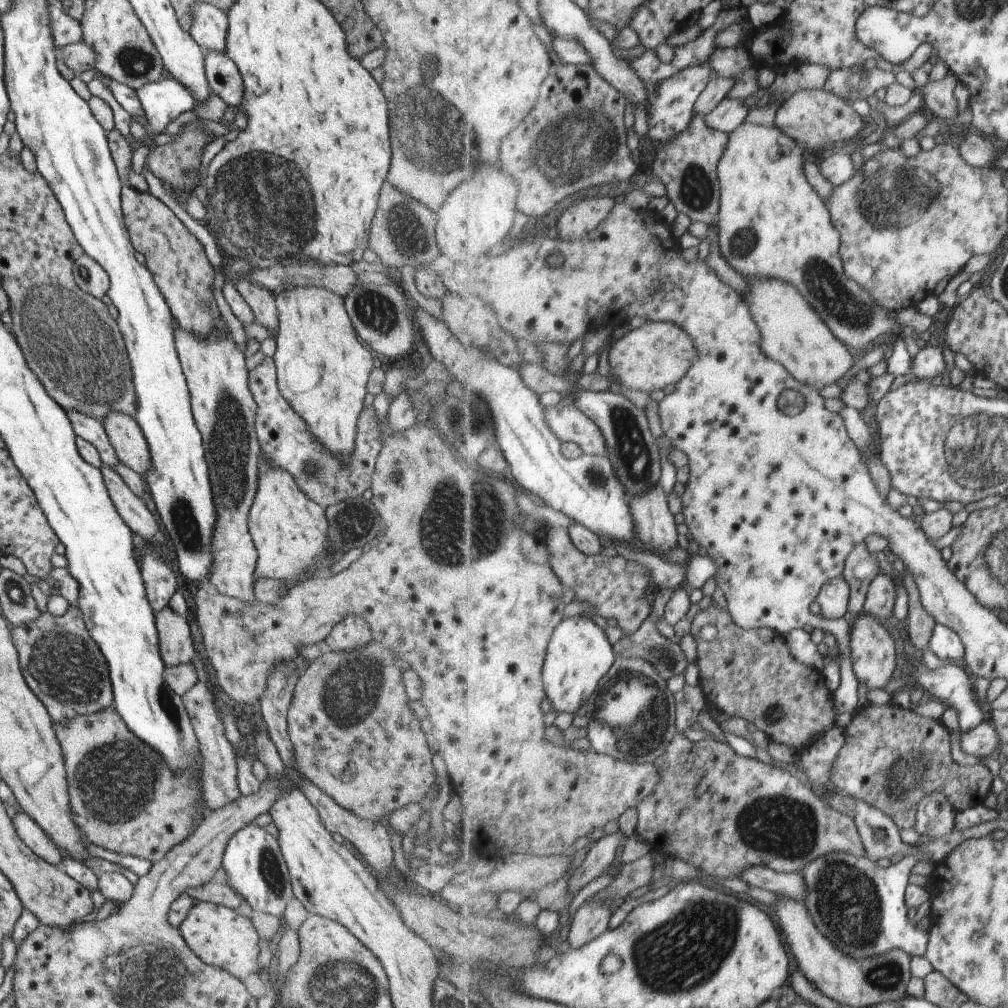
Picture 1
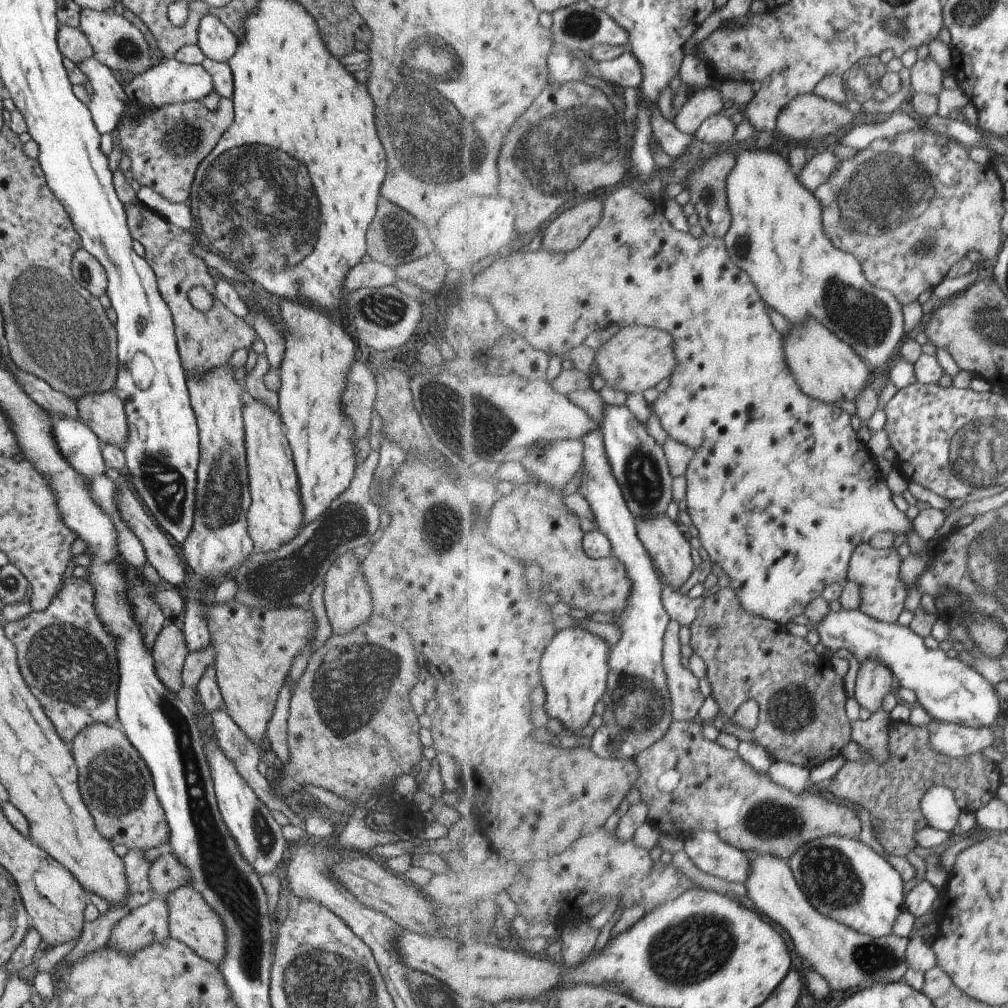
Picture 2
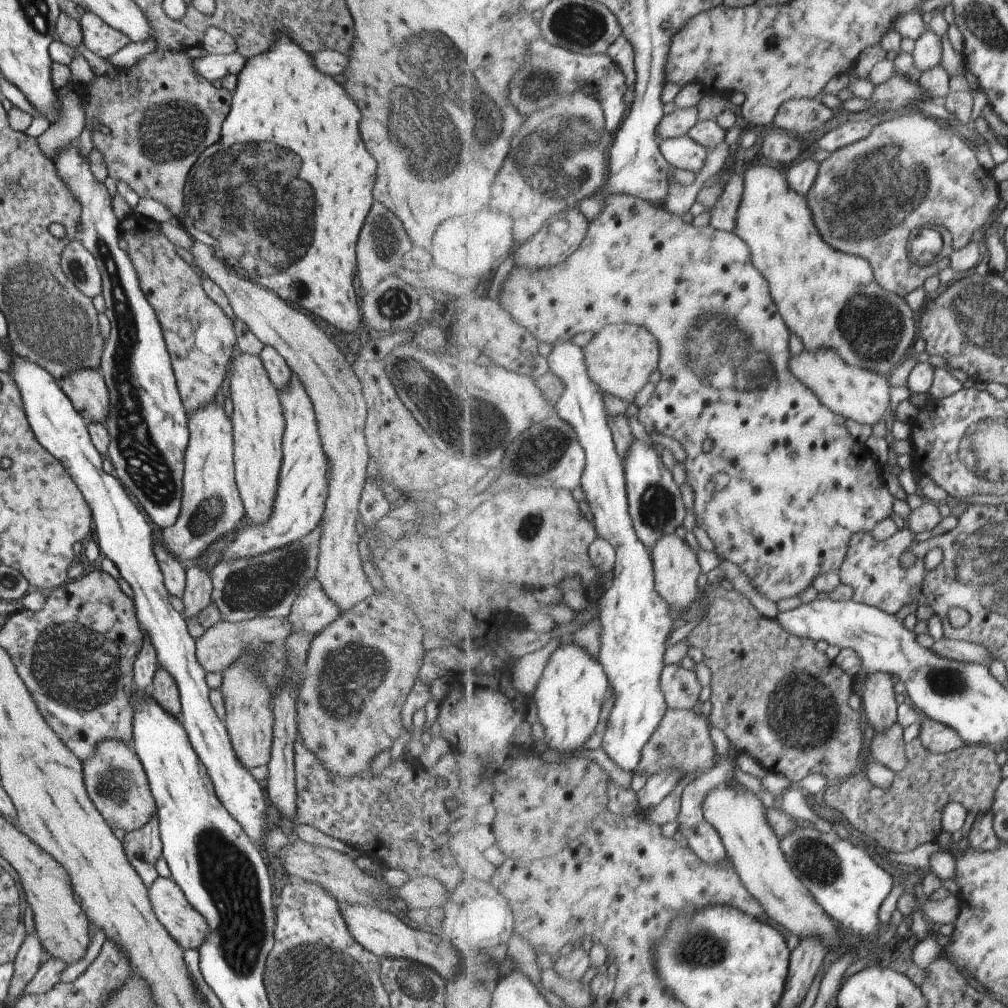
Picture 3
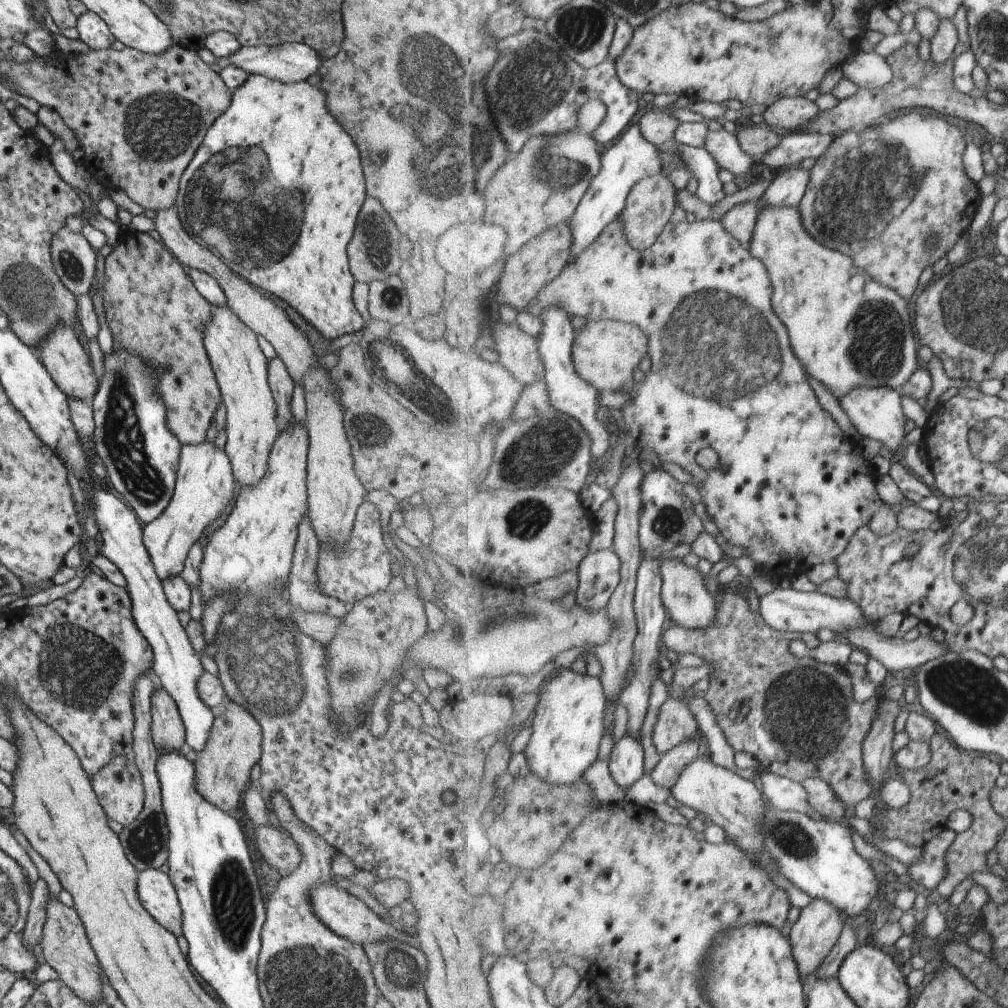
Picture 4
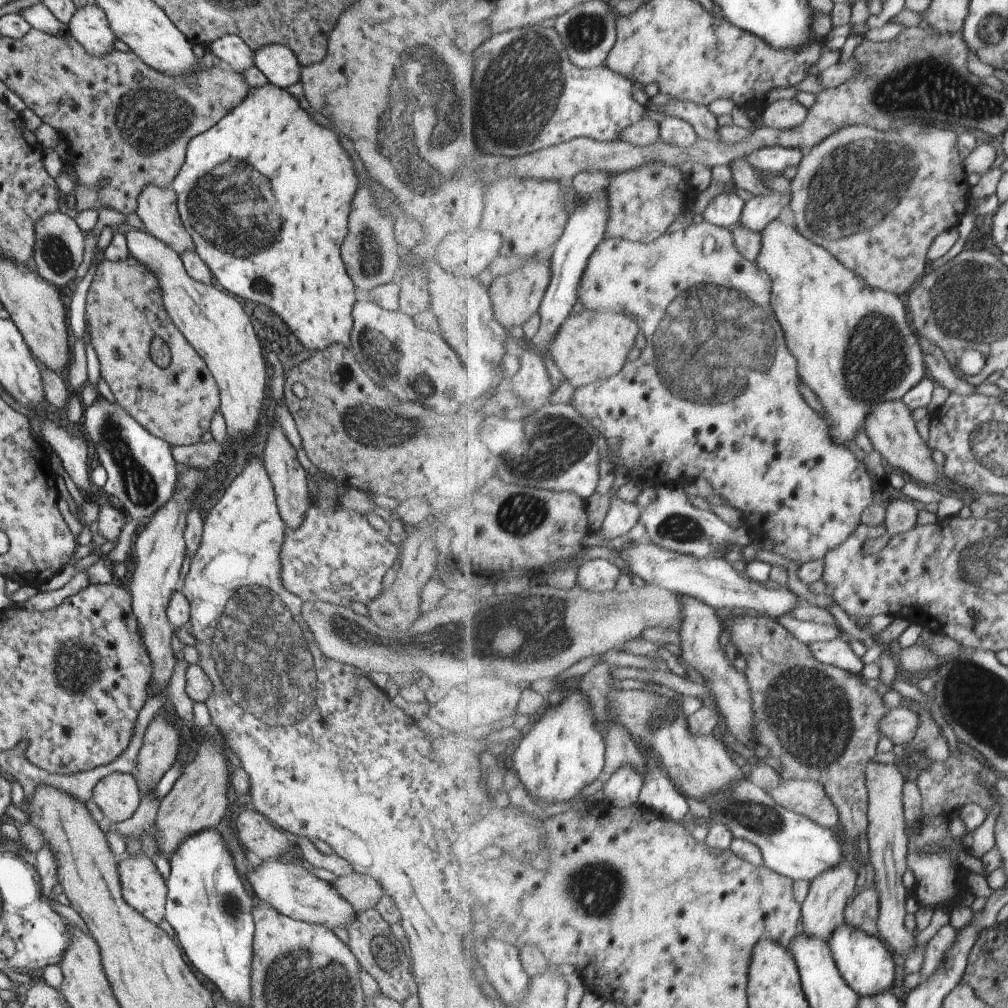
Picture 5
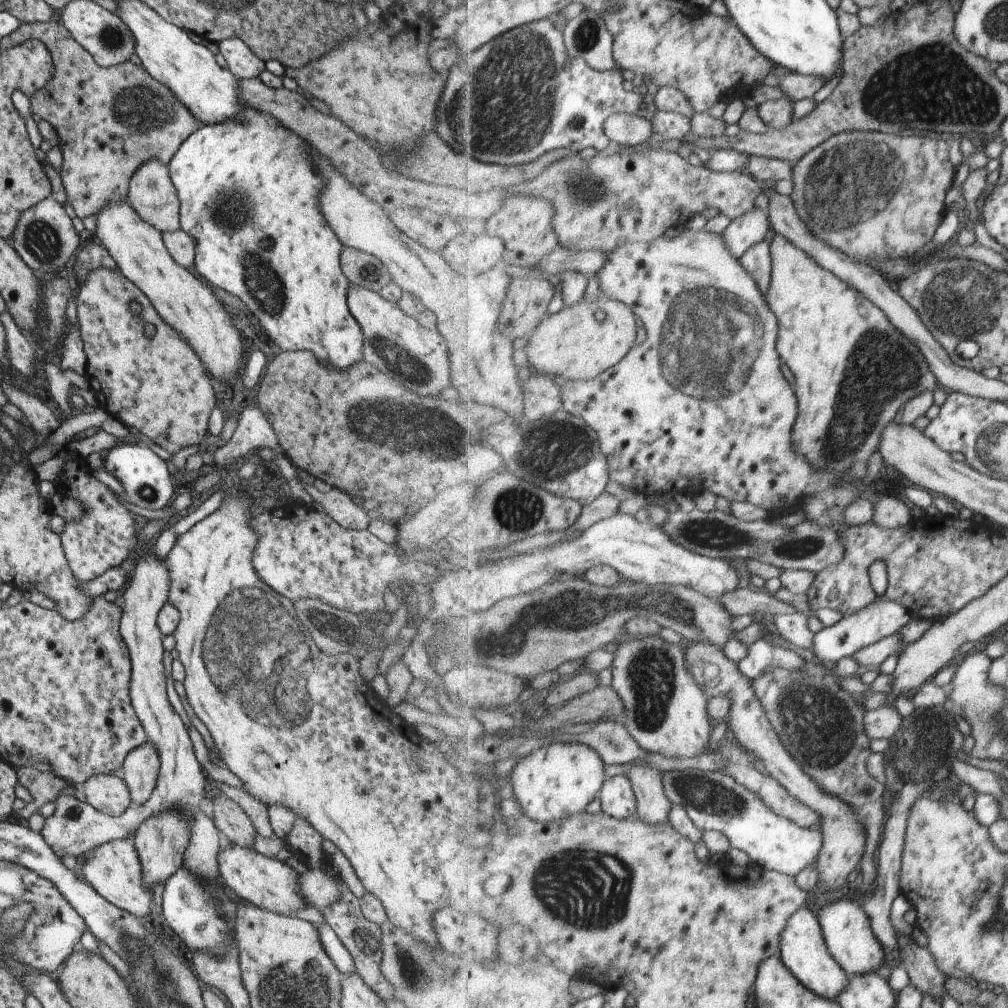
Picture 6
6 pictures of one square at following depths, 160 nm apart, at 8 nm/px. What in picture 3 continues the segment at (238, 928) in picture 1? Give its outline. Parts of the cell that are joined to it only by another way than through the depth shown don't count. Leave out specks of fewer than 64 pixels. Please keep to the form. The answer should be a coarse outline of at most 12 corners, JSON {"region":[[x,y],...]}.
{"region":[[170,876],[147,891],[151,910],[183,950],[208,937],[206,918]]}

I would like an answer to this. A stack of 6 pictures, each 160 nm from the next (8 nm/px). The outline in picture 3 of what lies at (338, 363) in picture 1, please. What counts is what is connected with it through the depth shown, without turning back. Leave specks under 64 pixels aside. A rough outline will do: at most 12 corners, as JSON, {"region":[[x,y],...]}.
{"region":[[295,373],[277,392],[284,429],[274,507],[244,521],[221,561],[309,534],[332,466]]}

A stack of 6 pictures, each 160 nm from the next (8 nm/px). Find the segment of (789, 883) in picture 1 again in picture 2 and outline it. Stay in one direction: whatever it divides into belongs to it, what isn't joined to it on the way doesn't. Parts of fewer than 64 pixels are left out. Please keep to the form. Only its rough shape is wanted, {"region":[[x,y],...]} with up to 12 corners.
{"region":[[697,830],[682,850],[698,869],[748,881],[751,854],[715,831]]}

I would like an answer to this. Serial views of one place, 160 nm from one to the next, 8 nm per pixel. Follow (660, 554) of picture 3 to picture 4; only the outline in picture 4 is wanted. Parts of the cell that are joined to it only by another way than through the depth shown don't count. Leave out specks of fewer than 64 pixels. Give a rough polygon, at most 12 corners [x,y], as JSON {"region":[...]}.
{"region":[[682,558],[660,563],[670,622],[707,628],[718,595]]}

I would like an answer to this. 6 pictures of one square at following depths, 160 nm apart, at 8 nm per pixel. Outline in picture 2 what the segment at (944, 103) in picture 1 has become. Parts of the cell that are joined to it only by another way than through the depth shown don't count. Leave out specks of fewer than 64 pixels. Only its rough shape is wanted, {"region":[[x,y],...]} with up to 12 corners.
{"region":[[929,56],[913,65],[913,93],[937,97],[943,70]]}

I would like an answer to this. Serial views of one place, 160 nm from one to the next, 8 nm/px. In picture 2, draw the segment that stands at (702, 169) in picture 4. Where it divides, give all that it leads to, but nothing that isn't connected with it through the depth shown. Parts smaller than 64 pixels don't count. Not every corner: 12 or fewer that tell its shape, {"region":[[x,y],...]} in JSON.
{"region":[[657,105],[652,110],[654,137],[672,159],[691,148],[695,136],[681,132]]}

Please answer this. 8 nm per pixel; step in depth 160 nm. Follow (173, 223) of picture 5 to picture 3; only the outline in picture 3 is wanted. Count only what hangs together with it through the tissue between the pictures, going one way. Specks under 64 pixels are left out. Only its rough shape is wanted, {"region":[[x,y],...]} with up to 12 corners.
{"region":[[188,252],[230,315],[283,357],[332,466],[315,578],[345,614],[375,592],[358,502],[369,456],[362,384],[305,314]]}

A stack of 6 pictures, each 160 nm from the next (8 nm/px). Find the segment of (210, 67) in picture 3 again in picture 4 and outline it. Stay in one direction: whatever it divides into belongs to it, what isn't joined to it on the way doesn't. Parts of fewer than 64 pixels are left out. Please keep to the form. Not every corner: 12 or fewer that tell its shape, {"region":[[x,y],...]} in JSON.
{"region":[[240,46],[217,58],[196,52],[218,69],[235,67],[284,83],[305,81],[323,60],[310,46]]}

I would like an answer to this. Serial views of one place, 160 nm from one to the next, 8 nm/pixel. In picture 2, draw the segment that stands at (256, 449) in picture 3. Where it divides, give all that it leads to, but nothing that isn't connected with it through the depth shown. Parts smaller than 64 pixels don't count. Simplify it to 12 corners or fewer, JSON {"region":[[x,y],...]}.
{"region":[[244,400],[256,554],[304,528],[292,451],[277,411]]}

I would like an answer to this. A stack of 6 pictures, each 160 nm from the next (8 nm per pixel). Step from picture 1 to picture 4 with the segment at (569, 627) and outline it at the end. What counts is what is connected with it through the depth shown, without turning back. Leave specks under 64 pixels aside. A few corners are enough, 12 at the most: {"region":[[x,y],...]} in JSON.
{"region":[[560,668],[542,688],[529,770],[573,784],[599,754],[600,678]]}

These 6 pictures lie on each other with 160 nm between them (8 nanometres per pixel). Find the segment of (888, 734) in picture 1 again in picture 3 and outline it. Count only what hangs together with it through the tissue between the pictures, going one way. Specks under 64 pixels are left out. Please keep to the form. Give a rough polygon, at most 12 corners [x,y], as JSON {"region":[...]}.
{"region":[[917,738],[891,788],[859,770],[825,803],[887,851],[937,843],[942,810],[992,810],[997,750]]}

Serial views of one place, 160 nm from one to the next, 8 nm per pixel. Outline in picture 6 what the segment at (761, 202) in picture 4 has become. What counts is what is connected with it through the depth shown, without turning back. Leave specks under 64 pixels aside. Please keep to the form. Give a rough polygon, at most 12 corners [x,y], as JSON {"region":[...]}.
{"region":[[757,208],[732,221],[721,236],[741,260],[770,240],[770,216]]}

